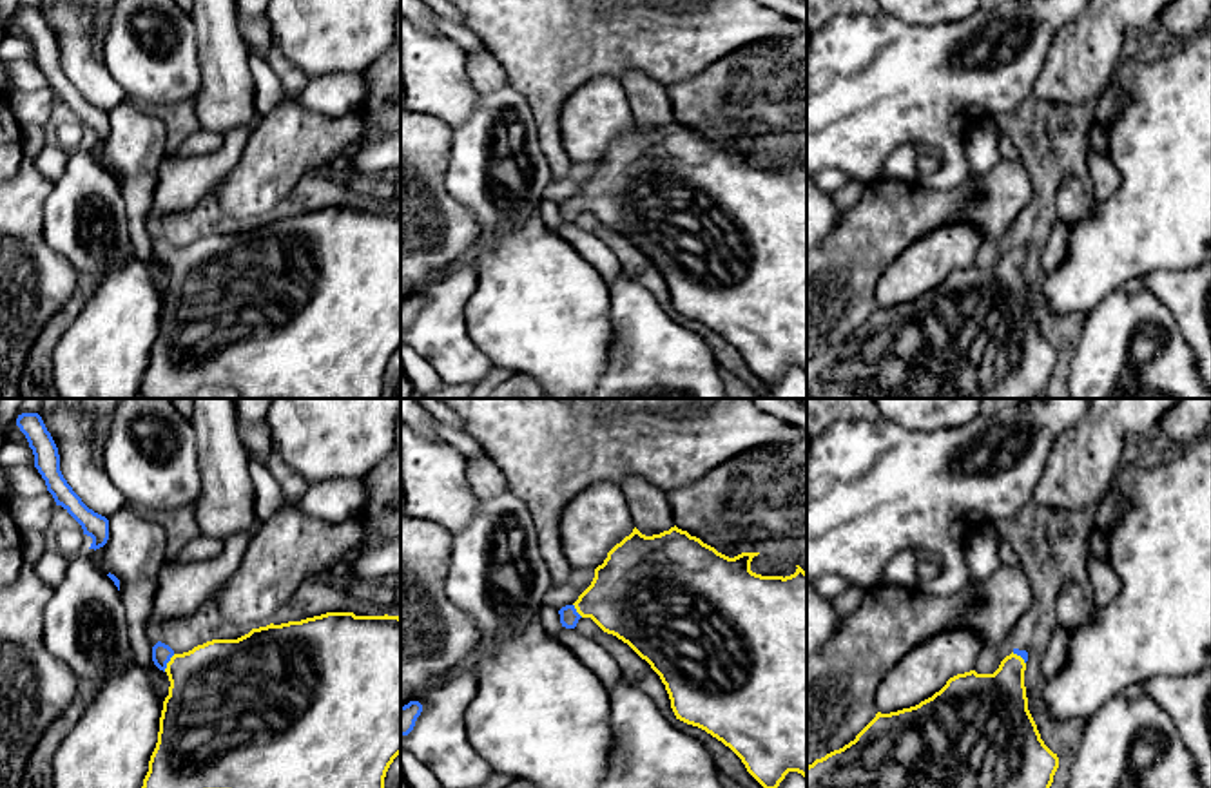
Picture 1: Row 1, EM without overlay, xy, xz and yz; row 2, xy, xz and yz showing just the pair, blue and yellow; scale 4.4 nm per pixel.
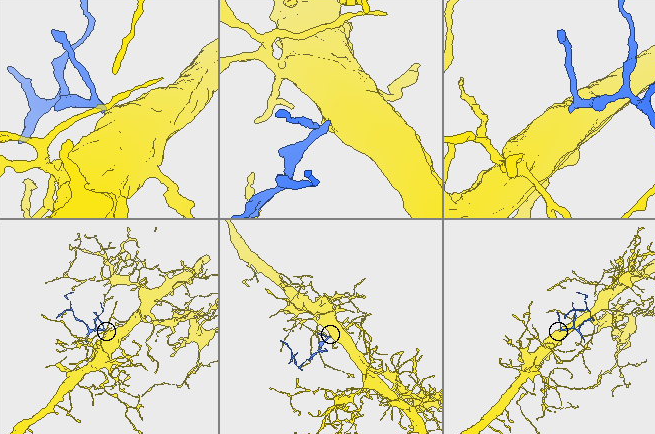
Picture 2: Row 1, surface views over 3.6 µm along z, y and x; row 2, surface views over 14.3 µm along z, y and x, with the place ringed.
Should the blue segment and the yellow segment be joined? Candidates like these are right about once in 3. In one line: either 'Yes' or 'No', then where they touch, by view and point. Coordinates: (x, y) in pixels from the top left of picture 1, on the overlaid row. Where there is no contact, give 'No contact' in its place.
Yes. Touches blue at xy (167, 662)

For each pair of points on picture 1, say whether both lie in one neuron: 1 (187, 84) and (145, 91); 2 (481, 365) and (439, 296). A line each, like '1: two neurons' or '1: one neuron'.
1: one neuron
2: one neuron

